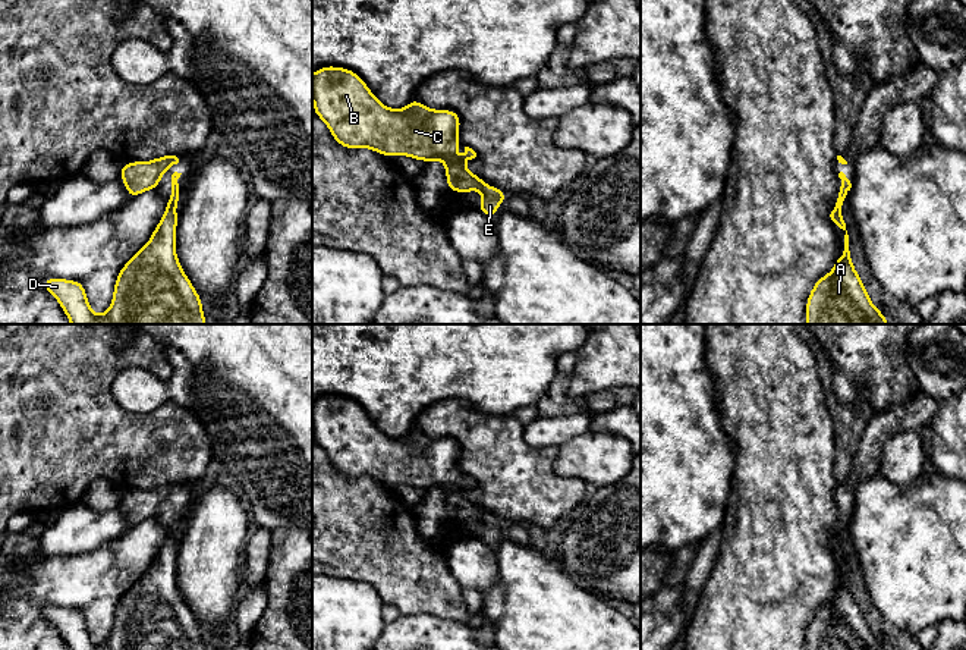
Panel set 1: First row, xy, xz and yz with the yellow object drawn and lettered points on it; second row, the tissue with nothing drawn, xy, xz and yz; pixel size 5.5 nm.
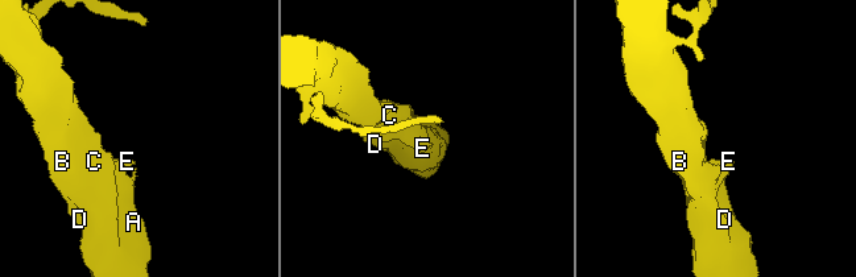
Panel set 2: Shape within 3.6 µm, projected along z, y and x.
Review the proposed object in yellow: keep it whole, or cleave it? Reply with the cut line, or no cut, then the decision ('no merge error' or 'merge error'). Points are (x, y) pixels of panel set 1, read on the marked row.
no cut | no merge error

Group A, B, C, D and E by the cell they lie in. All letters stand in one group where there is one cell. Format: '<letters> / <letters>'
A B C D E

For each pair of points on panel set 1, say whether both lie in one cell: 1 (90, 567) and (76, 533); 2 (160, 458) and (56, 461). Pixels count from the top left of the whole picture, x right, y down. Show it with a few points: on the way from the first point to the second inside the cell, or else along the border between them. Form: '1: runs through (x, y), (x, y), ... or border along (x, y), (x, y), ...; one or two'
1: border along (115, 537), (87, 552), (50, 556); two
2: runs through (134, 458), (82, 458); one

